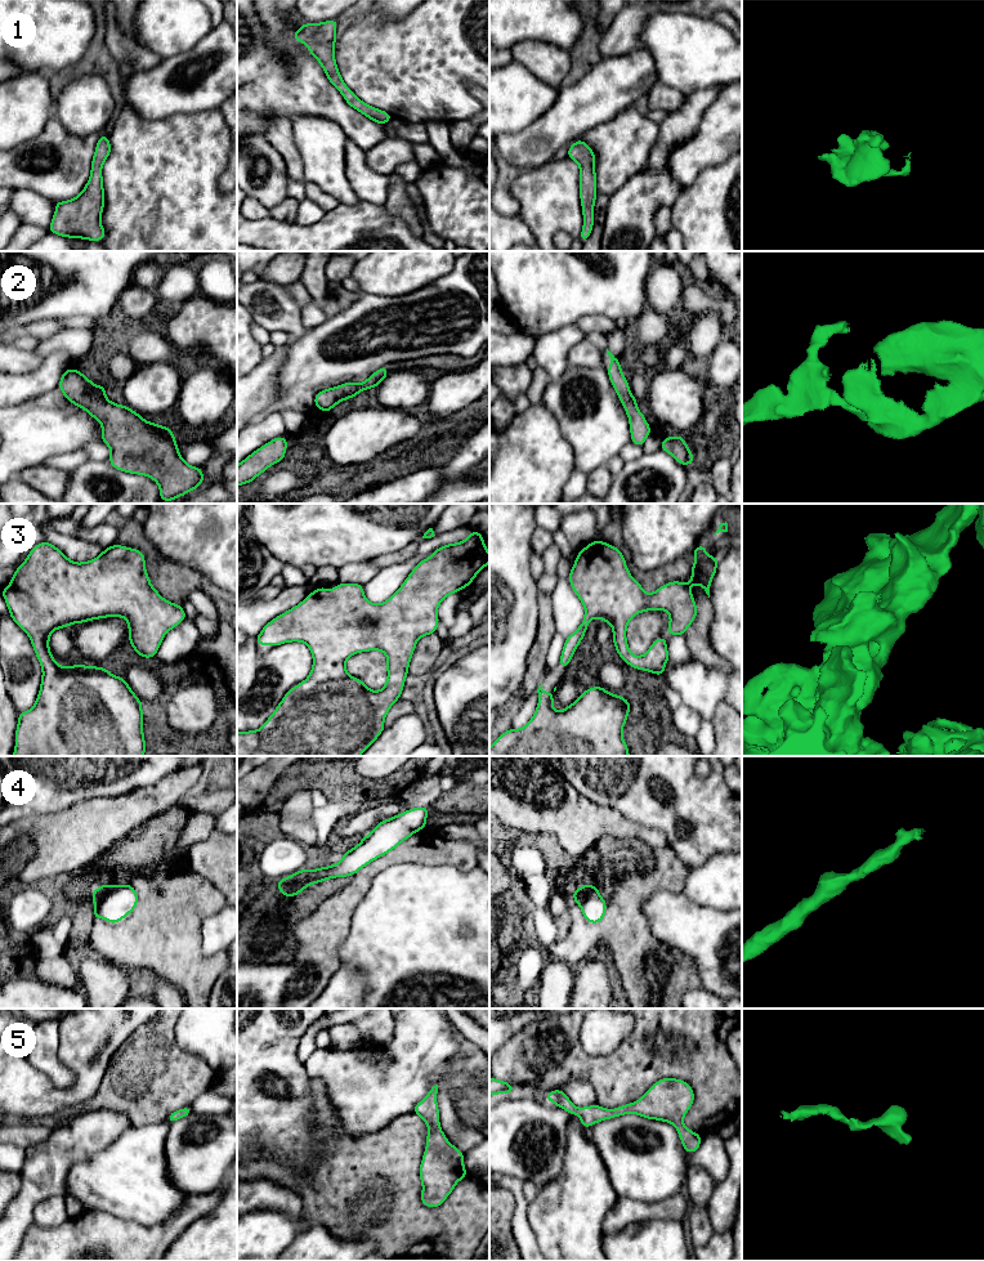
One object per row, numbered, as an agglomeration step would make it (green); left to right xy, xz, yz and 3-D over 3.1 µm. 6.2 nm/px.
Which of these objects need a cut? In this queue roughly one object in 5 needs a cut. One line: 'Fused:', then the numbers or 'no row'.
Fused: no row

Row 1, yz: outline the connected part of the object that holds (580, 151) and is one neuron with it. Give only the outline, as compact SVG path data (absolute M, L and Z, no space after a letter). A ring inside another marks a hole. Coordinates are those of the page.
M581 139L569 147L567 156L580 165L580 197L583 214L583 228L580 240L585 242L594 227L594 204L598 194L594 167L596 157L589 144Z

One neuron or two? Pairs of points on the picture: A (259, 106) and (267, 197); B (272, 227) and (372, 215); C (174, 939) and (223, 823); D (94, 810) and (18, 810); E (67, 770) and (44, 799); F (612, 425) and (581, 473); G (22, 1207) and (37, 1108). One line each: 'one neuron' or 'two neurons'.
A: two neurons
B: one neuron
C: two neurons
D: two neurons
E: one neuron
F: one neuron
G: two neurons

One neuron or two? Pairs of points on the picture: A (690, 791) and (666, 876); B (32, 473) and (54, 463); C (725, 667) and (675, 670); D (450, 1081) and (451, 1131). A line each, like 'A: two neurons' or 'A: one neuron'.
A: two neurons
B: two neurons
C: two neurons
D: one neuron

